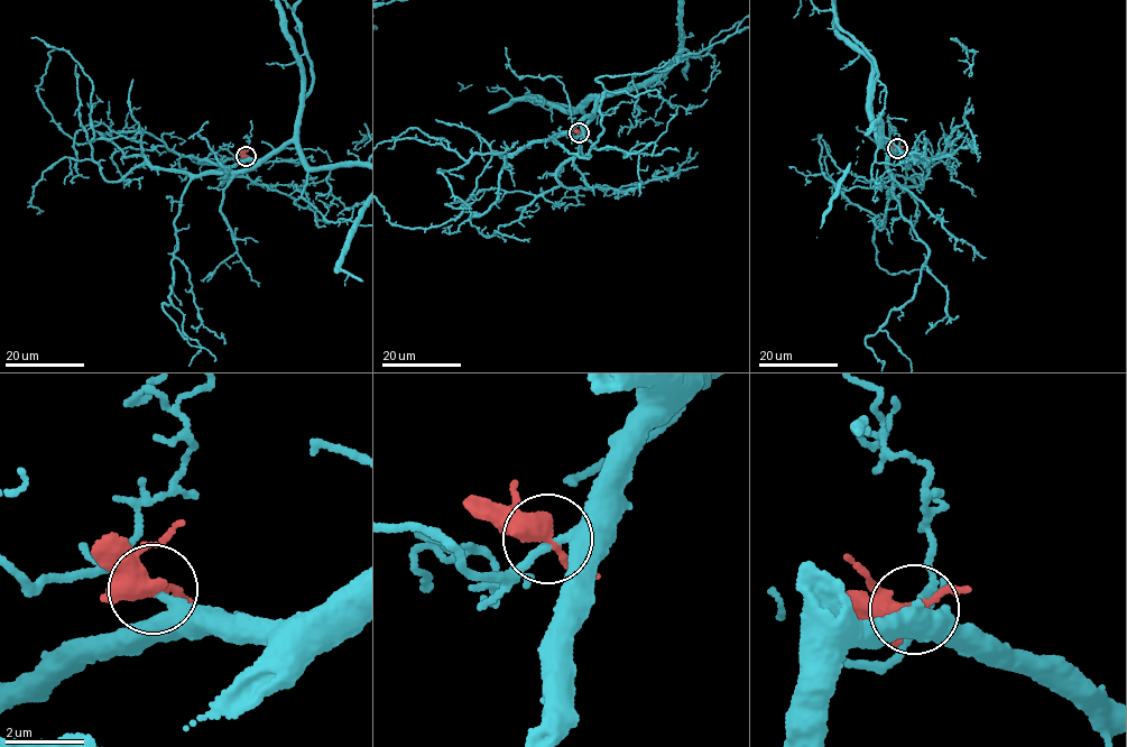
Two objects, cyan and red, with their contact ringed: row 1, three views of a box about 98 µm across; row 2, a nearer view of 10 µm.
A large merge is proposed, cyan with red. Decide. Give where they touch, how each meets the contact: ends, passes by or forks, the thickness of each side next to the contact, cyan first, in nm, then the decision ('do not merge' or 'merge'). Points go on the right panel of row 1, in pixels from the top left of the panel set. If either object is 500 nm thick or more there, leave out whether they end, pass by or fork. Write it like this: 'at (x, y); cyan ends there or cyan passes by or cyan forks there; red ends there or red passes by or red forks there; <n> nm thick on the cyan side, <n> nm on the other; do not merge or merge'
at (897, 148); cyan passes by; red forks there; 240 nm thick on the cyan side, 320 nm on the other; do not merge

